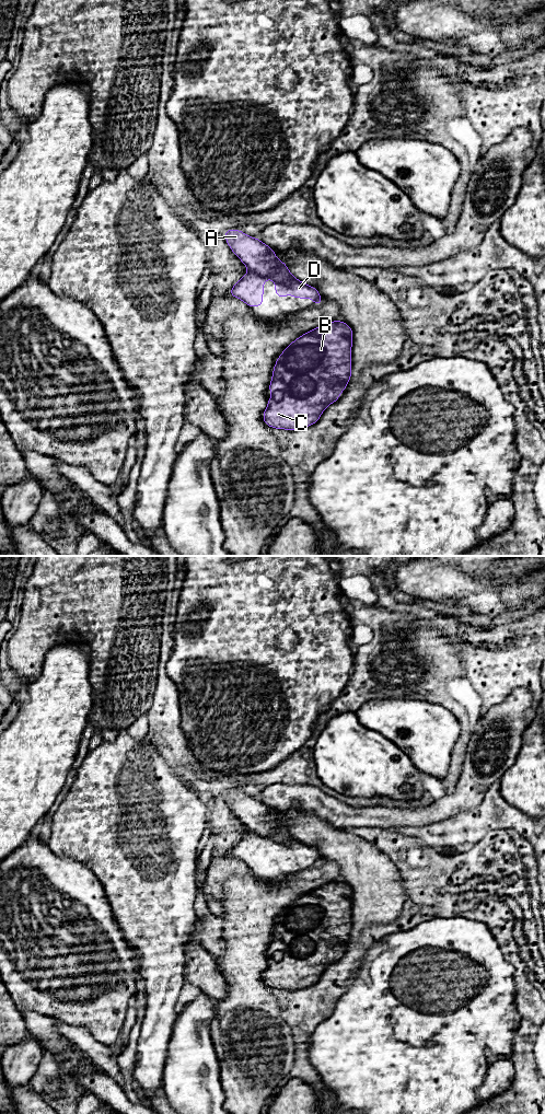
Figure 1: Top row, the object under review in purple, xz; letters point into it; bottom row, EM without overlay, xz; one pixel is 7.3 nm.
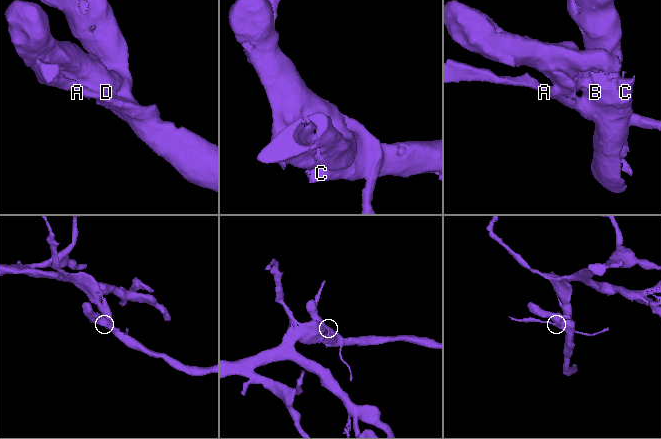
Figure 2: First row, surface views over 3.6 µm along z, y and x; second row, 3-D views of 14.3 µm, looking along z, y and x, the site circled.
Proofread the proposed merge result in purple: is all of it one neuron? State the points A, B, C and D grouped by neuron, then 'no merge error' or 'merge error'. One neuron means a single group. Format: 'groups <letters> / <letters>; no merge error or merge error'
groups A / B C D; merge error

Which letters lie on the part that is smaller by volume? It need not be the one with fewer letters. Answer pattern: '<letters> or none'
A

